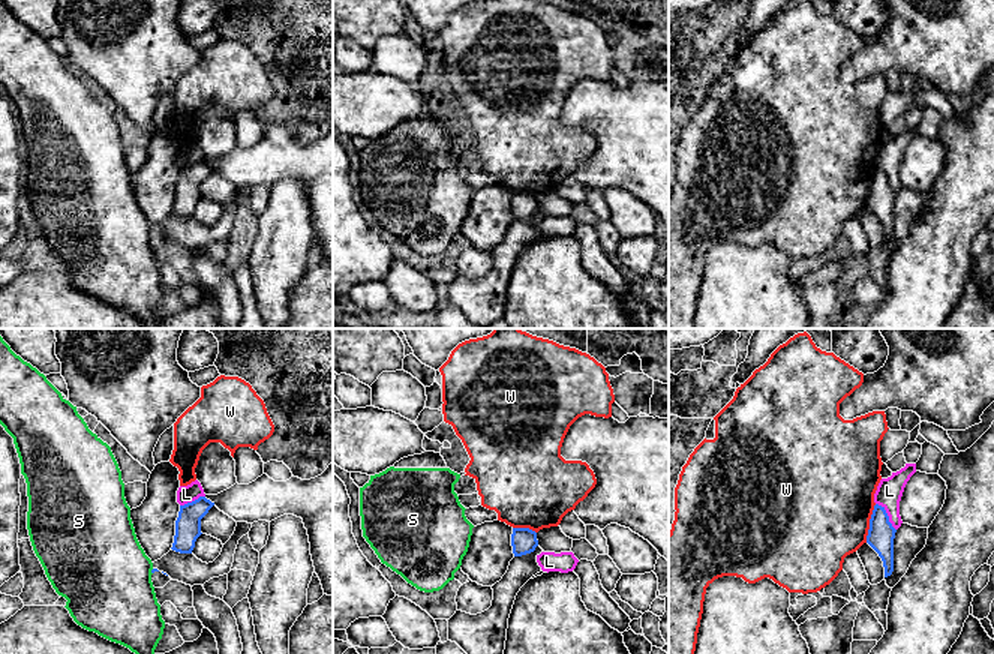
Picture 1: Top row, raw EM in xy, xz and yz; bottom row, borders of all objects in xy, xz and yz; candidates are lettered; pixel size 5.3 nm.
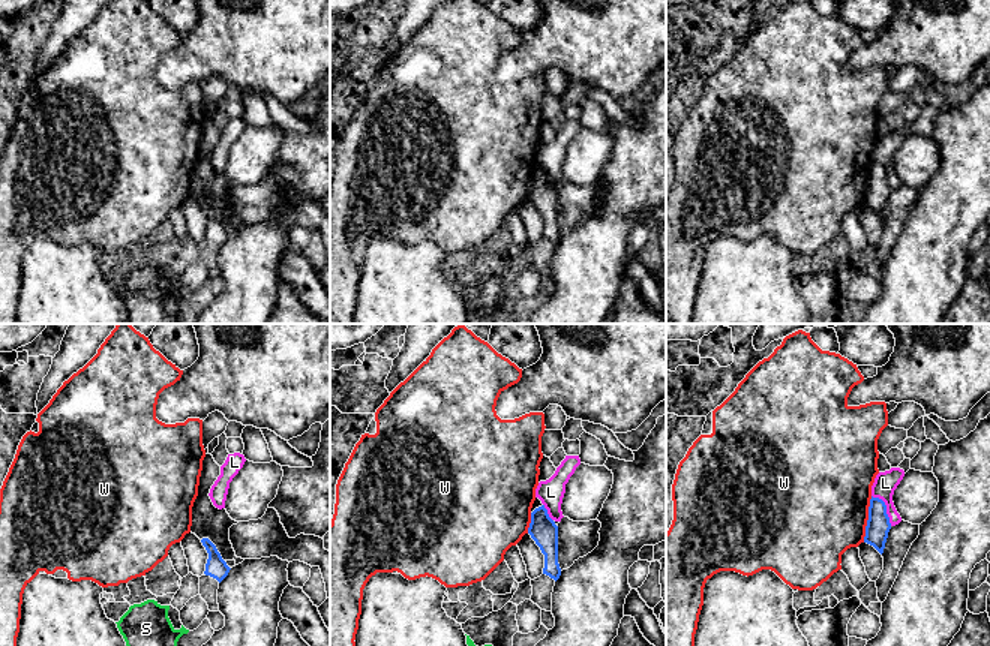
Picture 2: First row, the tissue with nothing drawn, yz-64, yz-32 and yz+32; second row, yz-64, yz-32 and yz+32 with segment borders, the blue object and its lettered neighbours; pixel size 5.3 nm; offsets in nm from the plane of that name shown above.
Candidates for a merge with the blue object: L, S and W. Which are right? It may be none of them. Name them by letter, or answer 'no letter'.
no letter

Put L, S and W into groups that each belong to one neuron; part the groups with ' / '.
L / S / W

